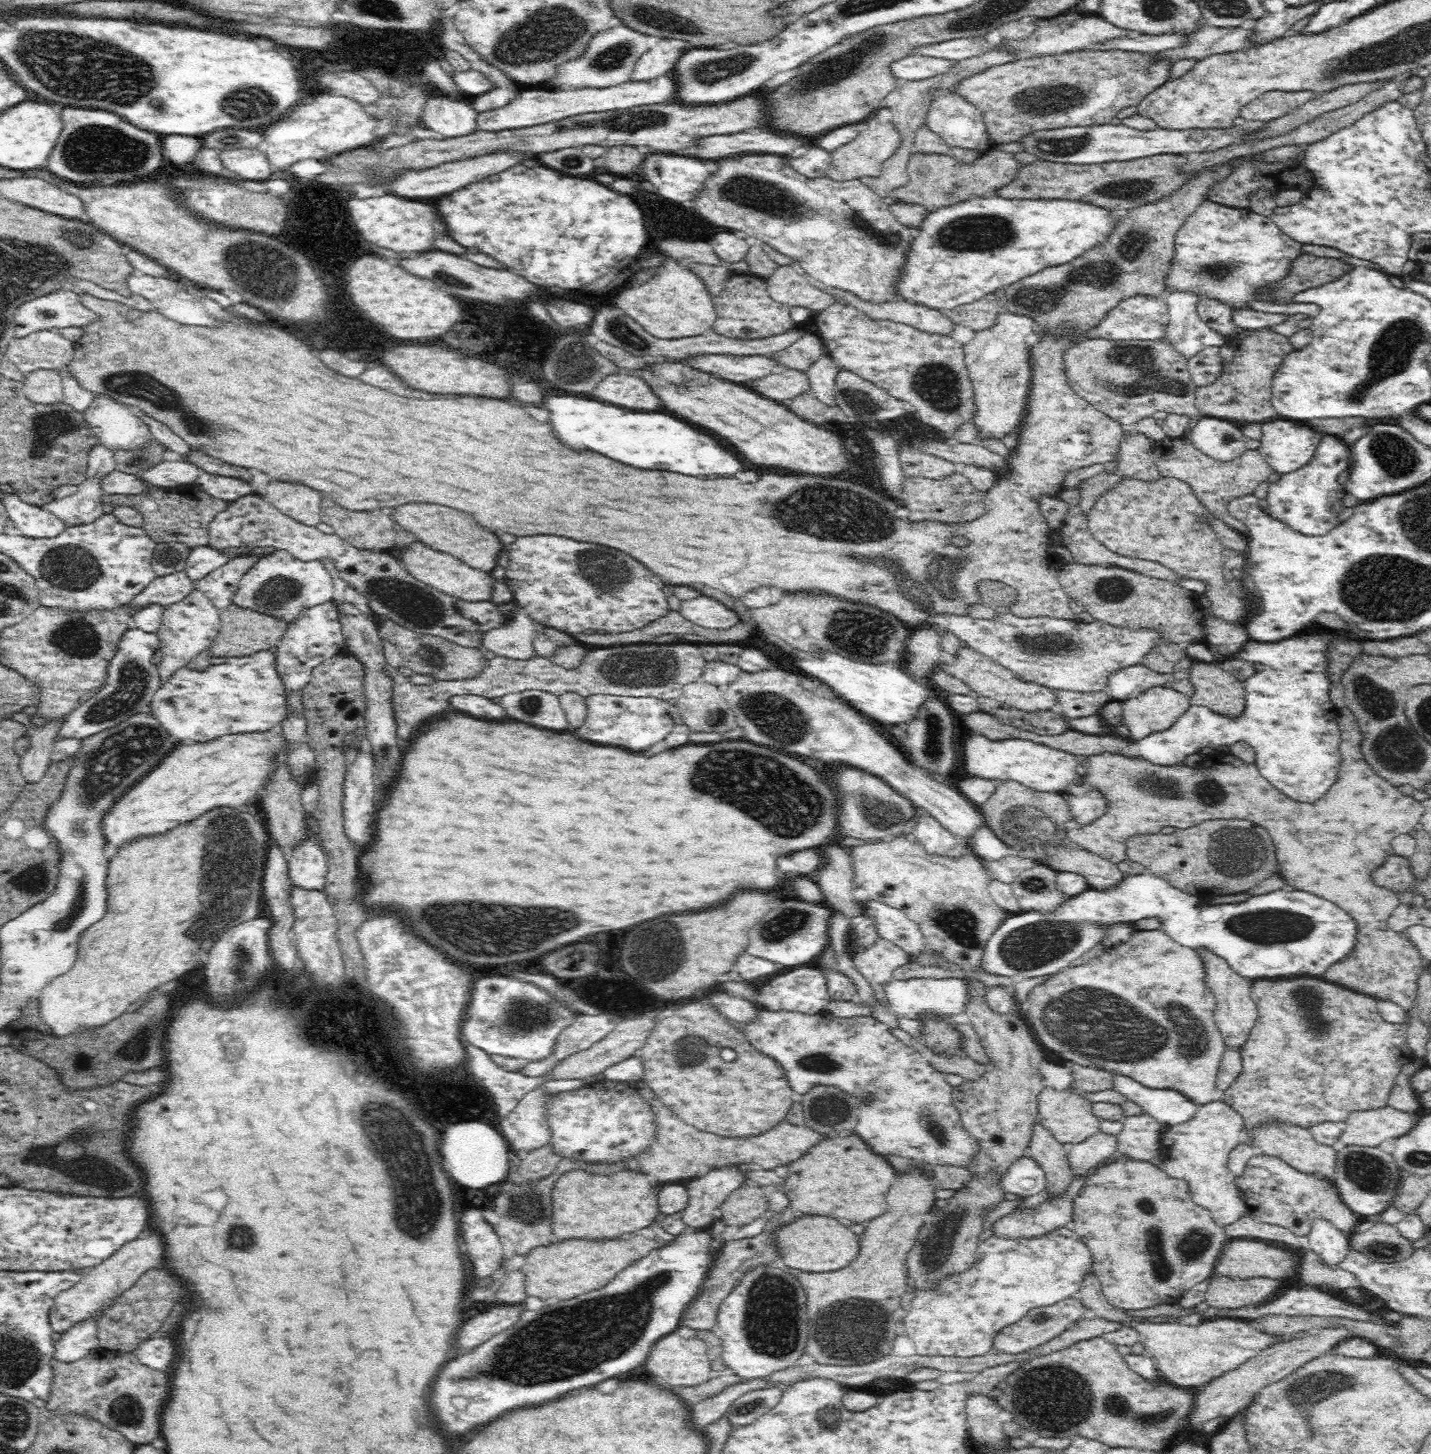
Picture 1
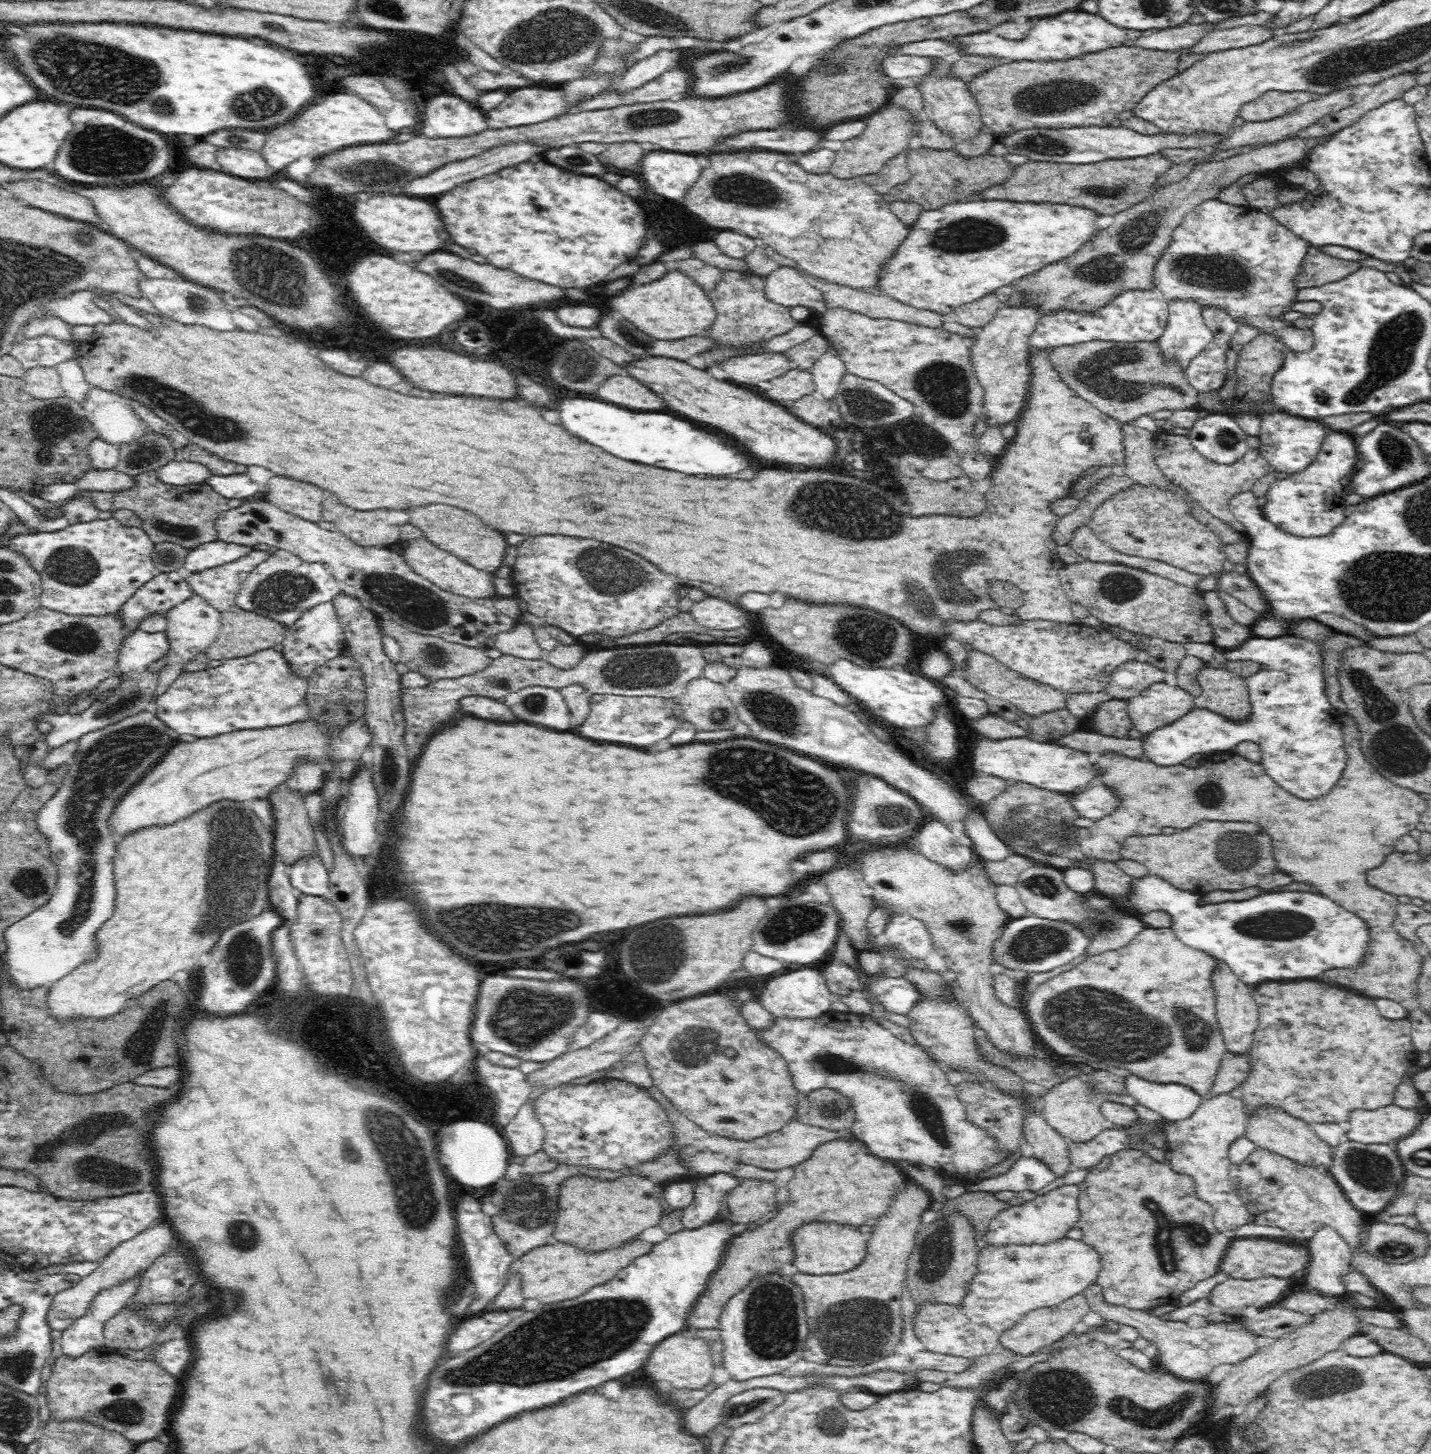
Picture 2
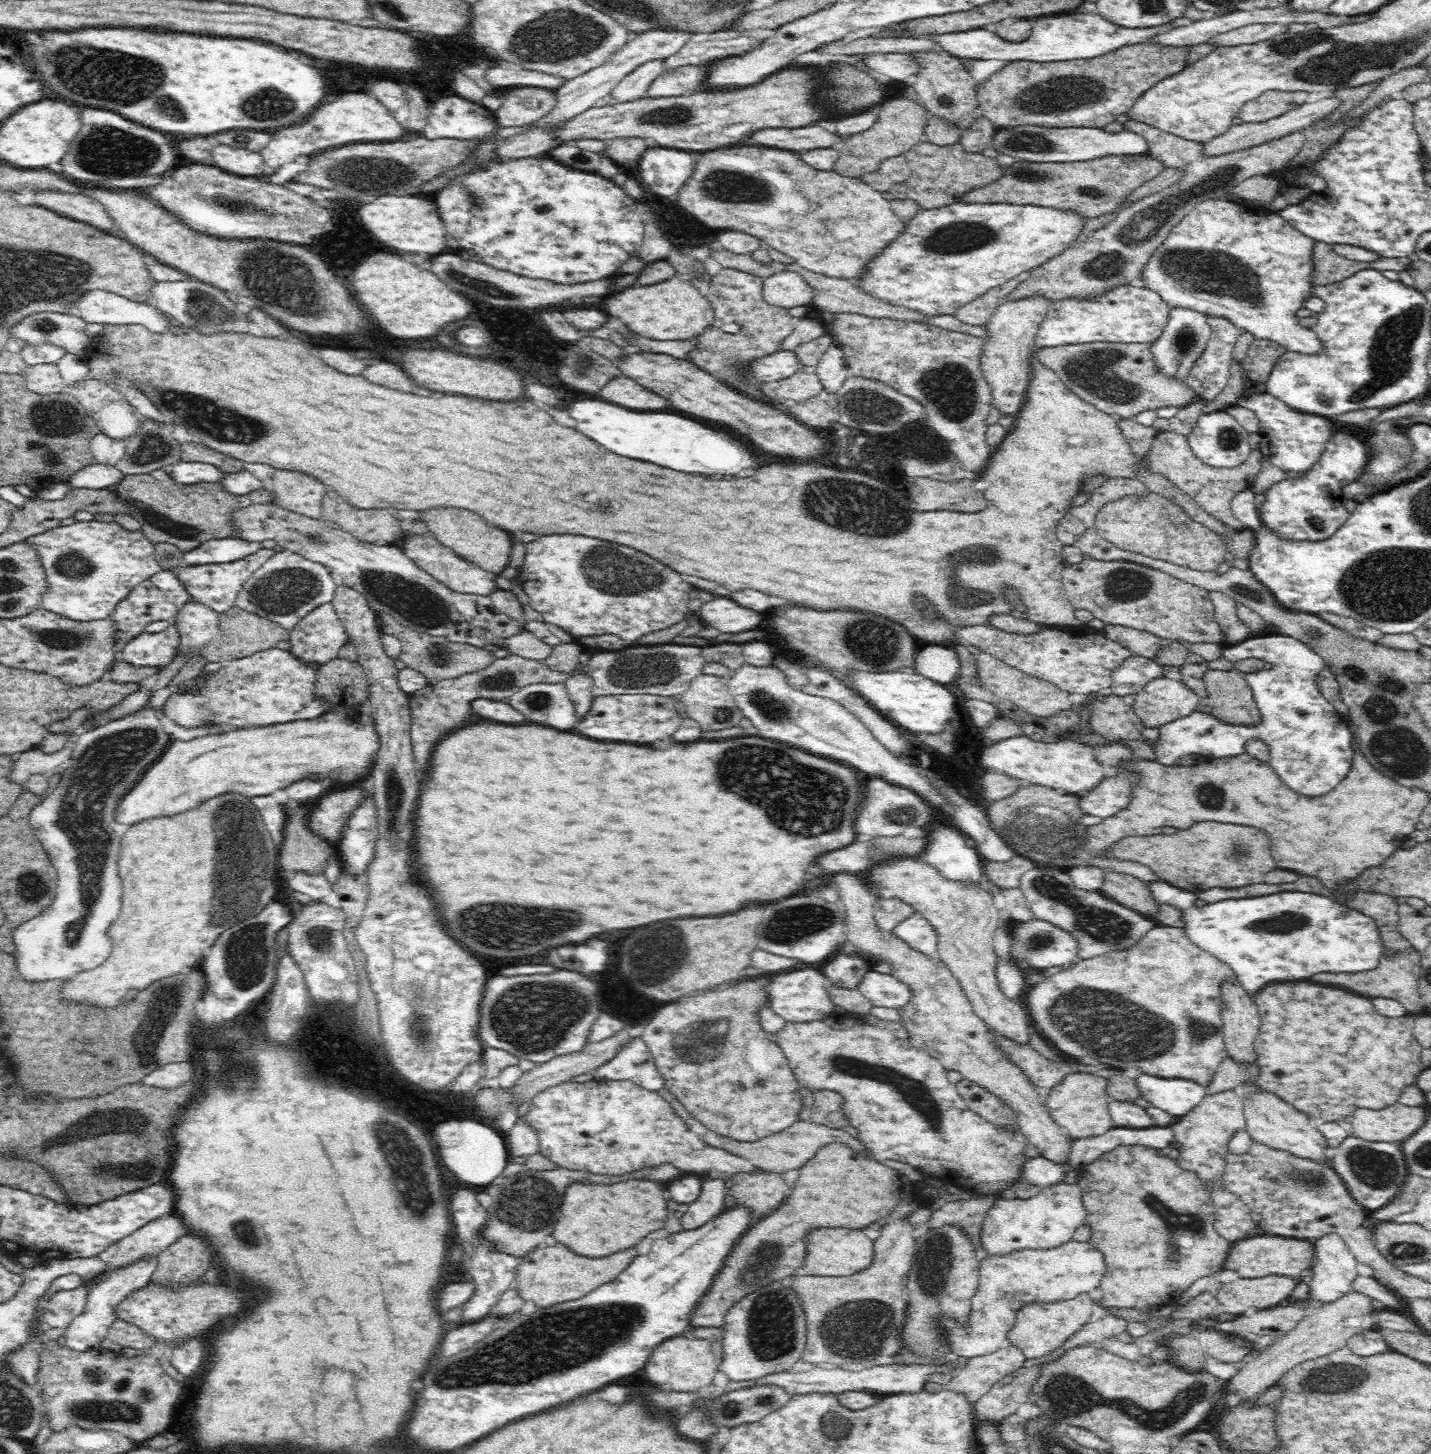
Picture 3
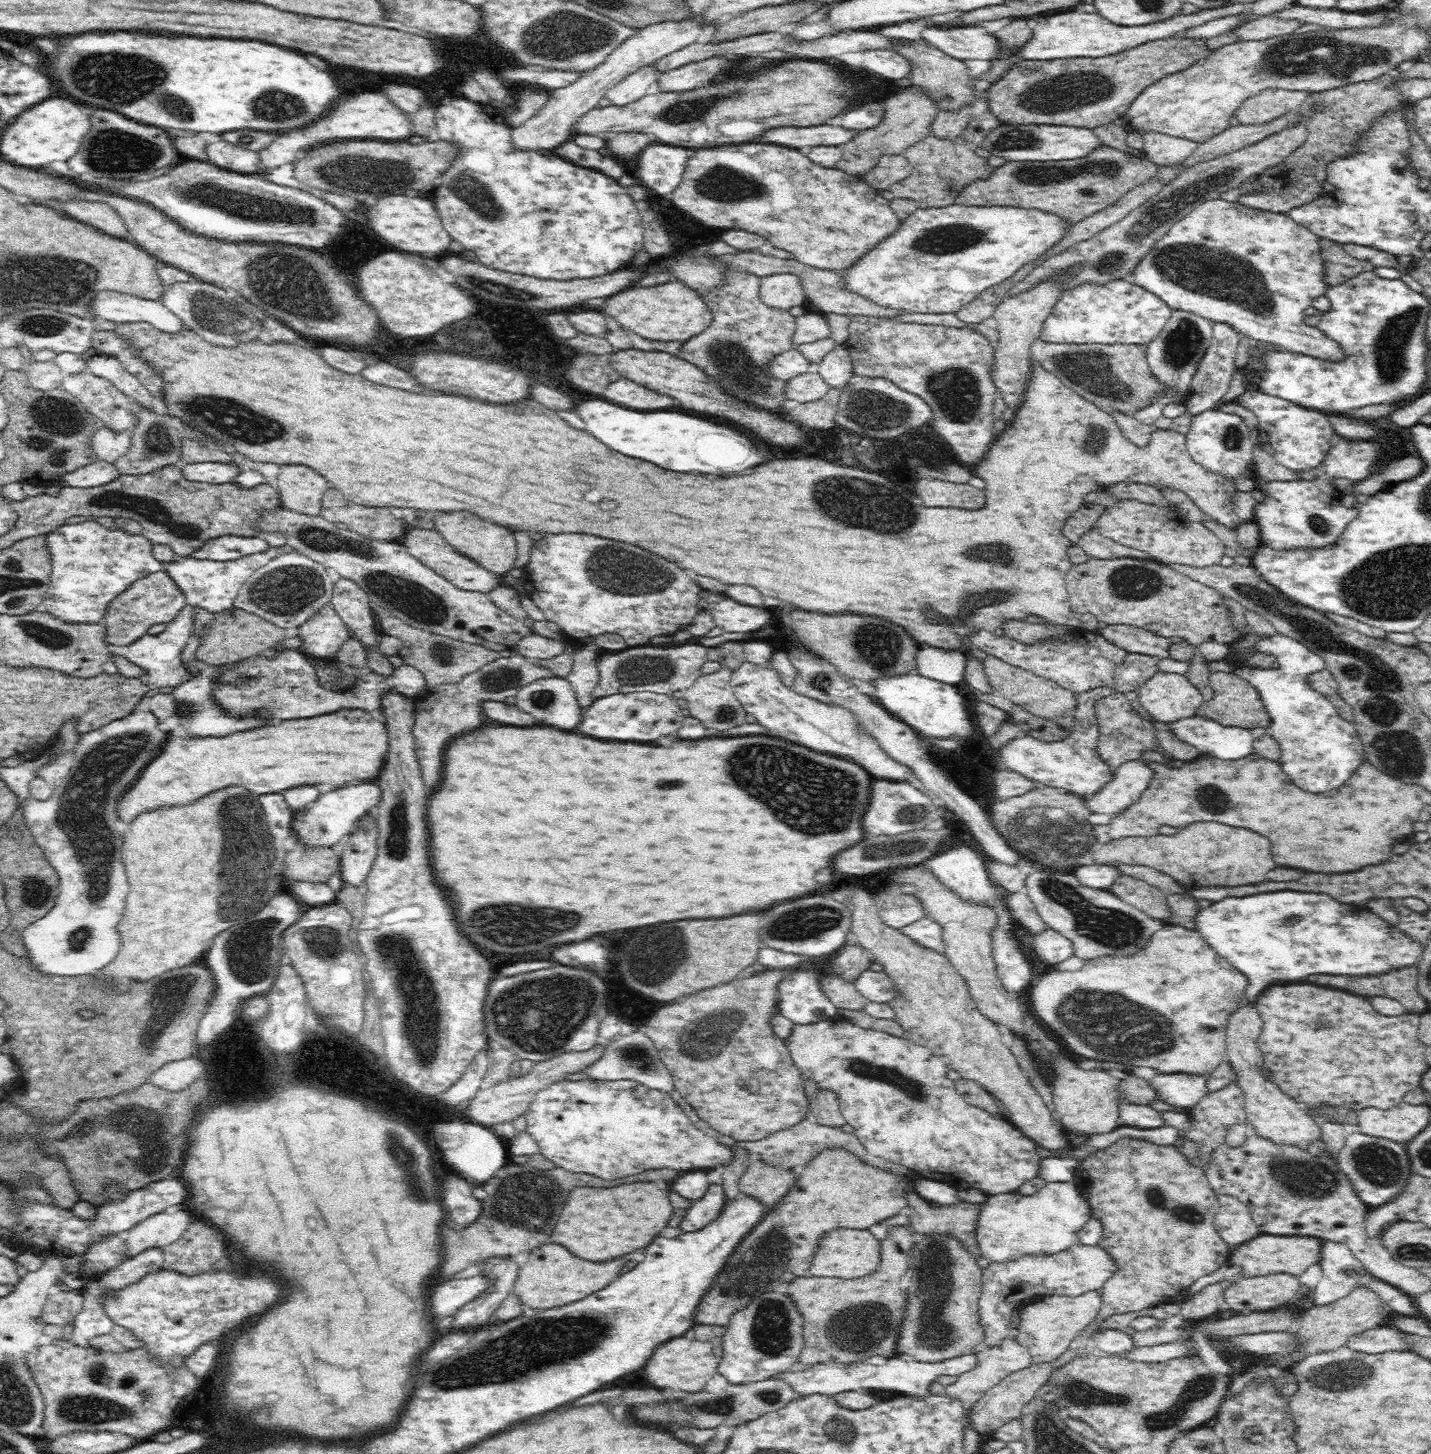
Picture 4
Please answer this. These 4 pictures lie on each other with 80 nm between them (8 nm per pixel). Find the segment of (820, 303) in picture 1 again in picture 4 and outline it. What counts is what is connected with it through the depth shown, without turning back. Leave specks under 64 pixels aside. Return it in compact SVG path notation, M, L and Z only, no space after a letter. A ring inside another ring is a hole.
M780 274L764 277L761 280L760 298L768 306L789 310L803 306L808 299L804 285L794 274Z

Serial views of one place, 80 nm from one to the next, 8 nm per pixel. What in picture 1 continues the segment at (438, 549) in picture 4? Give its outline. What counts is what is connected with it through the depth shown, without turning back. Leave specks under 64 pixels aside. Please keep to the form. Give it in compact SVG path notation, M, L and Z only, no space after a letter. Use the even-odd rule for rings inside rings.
M413 540L410 545L402 550L400 558L403 568L407 570L412 578L426 584L426 586L430 585L448 596L466 602L482 602L488 601L492 596L492 592L494 592L495 578L492 577L492 574L468 566L451 554L432 550L421 542Z

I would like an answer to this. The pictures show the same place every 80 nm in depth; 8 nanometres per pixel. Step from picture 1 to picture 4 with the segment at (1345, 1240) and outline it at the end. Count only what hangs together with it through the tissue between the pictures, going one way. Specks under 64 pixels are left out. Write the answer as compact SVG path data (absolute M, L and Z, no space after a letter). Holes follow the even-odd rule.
M1321 1240L1319 1250L1321 1279L1309 1296L1314 1305L1327 1305L1348 1296L1357 1288L1358 1279L1368 1274L1346 1243Z

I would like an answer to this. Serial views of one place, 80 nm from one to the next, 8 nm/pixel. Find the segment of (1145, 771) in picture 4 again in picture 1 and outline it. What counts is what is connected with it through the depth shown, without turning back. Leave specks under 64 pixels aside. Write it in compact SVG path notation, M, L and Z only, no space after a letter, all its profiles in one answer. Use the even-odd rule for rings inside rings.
M1090 790L1078 796L1068 792L1062 792L1061 795L1068 803L1074 822L1078 822L1078 824L1090 824L1105 813L1104 796L1095 790Z

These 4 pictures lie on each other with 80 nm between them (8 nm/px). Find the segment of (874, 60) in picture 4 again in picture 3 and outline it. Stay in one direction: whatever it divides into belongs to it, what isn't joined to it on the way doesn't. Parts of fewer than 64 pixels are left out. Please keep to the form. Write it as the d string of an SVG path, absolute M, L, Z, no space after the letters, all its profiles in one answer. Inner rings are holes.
M870 53L870 69L879 73L882 79L903 81L908 76L920 74L922 65L912 54Z

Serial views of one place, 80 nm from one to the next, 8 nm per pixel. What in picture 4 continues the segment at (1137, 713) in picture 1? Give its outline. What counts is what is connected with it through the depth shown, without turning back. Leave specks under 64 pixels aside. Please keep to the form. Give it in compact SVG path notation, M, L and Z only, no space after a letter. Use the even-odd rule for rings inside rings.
M1160 672L1137 691L1140 706L1156 726L1192 716L1204 702L1184 674Z

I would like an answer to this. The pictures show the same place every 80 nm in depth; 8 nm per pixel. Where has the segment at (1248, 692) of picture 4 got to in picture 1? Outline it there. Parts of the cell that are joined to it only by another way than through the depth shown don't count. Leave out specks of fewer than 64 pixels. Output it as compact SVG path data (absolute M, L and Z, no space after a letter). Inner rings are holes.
M1192 660L1189 669L1188 677L1194 686L1191 705L1208 707L1225 717L1241 713L1245 703L1243 682L1220 668L1217 662Z

